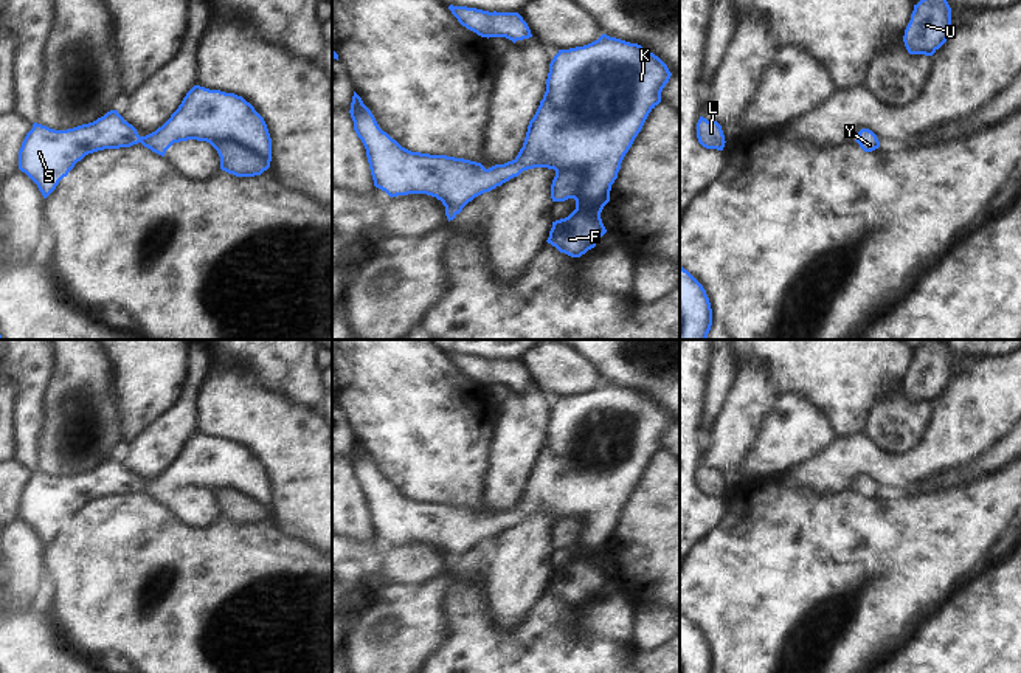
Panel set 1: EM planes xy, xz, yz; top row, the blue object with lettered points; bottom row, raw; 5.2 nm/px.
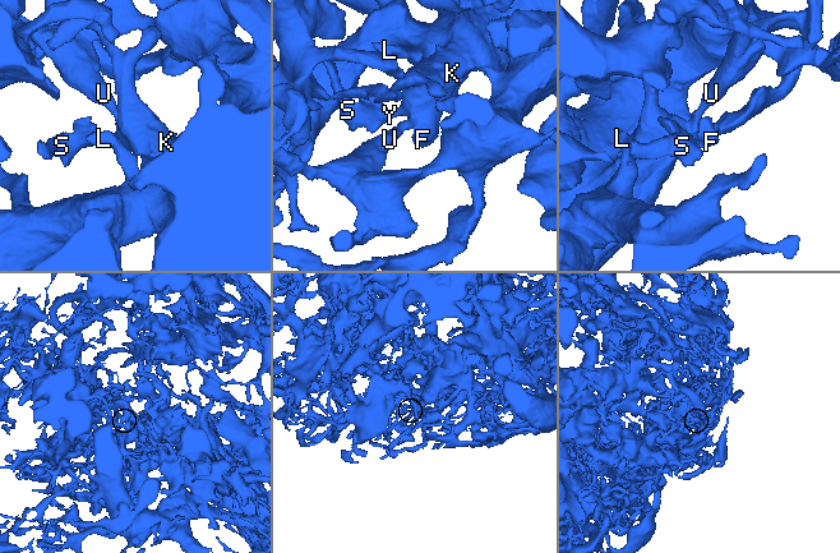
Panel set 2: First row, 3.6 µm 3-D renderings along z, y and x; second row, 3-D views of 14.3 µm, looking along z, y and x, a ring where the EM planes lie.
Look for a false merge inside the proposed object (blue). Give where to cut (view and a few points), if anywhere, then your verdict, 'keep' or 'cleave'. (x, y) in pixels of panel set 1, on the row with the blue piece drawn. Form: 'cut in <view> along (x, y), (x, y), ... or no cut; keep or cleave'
no cut; keep

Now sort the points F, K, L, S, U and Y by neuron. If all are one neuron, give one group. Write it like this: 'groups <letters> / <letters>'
groups F K L S U Y

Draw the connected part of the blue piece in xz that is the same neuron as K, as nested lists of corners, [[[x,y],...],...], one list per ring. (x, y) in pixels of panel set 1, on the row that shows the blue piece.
[[[607,34],[583,47],[559,50],[549,64],[546,91],[529,121],[523,147],[512,161],[489,169],[476,161],[402,147],[379,127],[355,91],[349,113],[354,130],[366,149],[374,186],[389,197],[408,194],[436,197],[445,206],[448,222],[475,197],[518,177],[523,171],[554,169],[552,202],[574,198],[576,209],[568,217],[552,222],[546,242],[560,253],[580,257],[607,233],[600,212],[610,202],[611,185],[649,113],[661,102],[661,91],[670,76],[667,65],[653,53]]]

